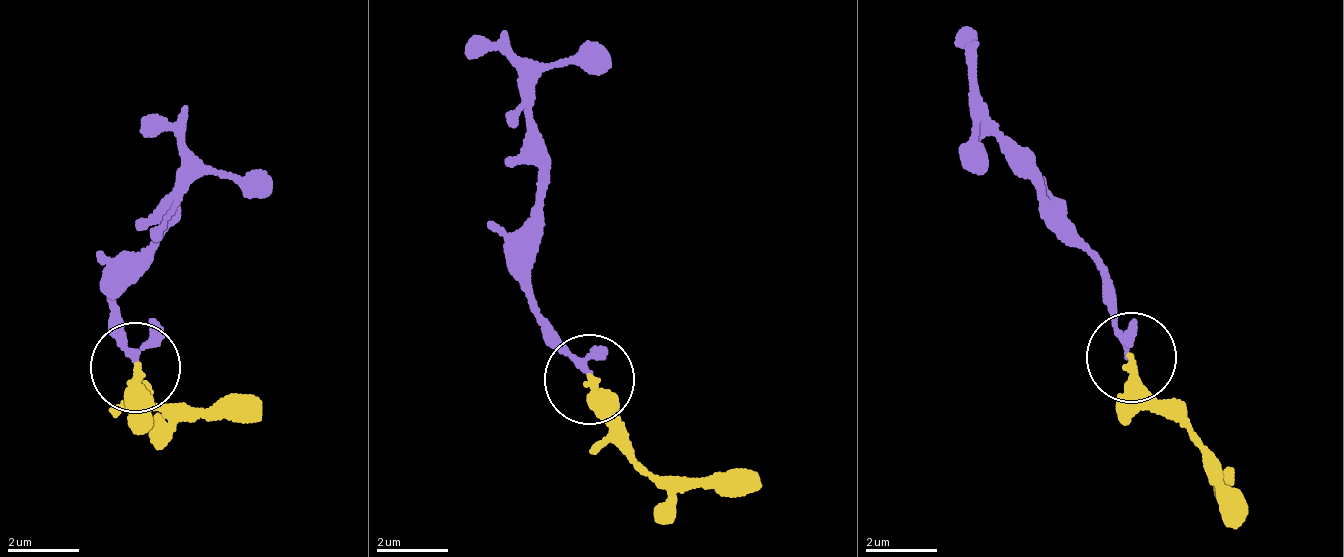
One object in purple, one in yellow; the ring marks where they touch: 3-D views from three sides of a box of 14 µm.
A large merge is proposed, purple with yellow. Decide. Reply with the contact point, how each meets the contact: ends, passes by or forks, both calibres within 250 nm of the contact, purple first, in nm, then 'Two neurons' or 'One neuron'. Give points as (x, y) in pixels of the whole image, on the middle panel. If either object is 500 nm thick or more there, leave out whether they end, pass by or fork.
Place: (589, 379). At the ring purple passes by. At the ring yellow ends. Thickness 130 nm (purple) against 280 nm. One neuron

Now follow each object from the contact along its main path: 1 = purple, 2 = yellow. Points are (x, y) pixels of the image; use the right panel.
1: (1128, 358), (1095, 256), (1069, 221), (1043, 198), (1034, 153), (973, 91), (956, 28)
2: (1128, 358), (1146, 394), (1211, 461), (1243, 526)

